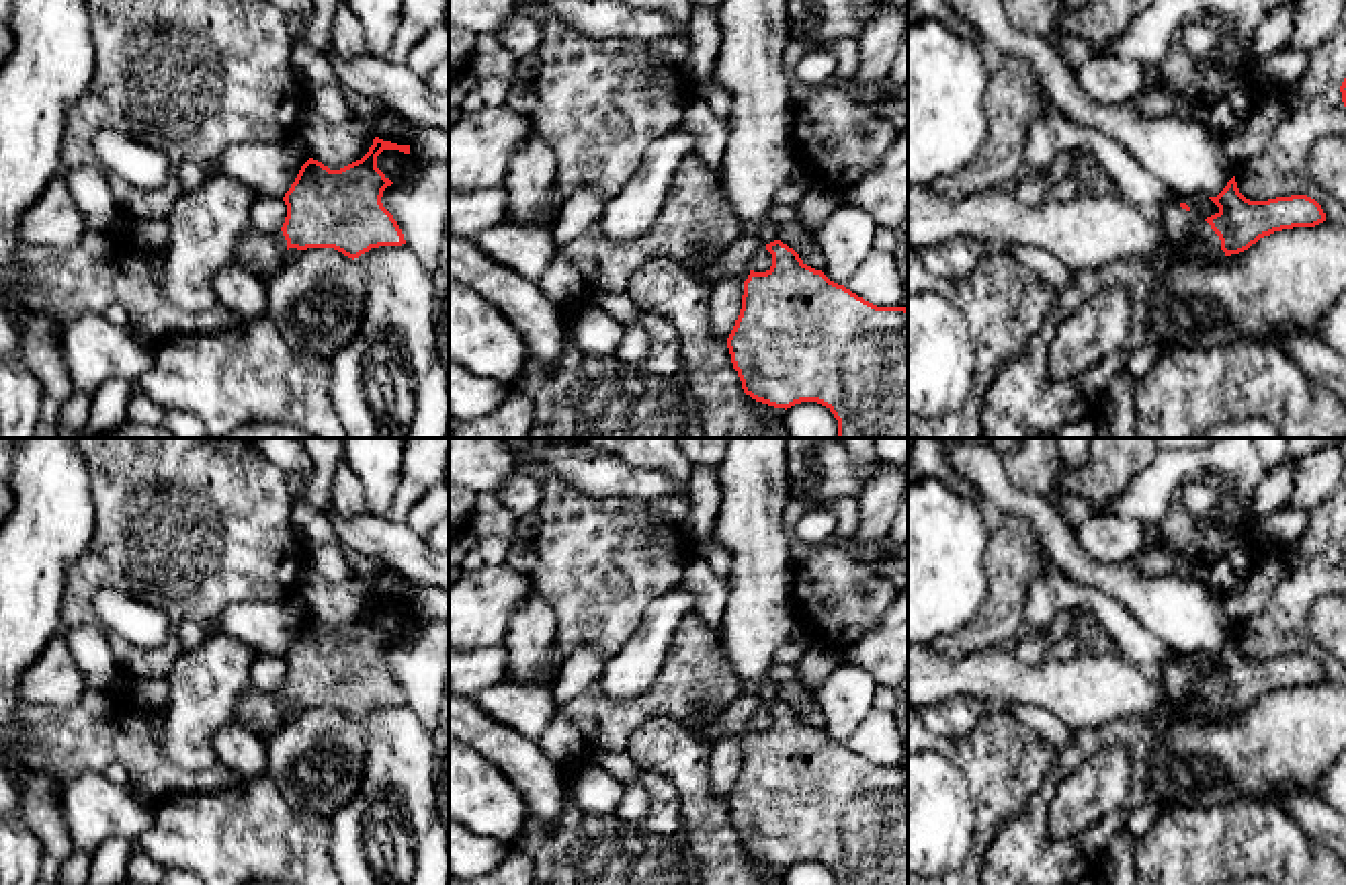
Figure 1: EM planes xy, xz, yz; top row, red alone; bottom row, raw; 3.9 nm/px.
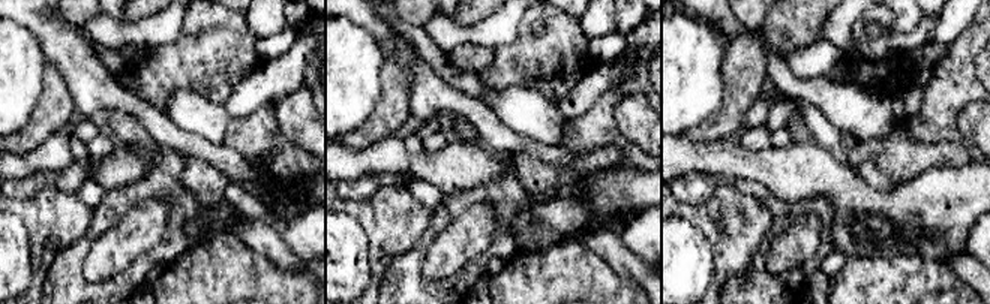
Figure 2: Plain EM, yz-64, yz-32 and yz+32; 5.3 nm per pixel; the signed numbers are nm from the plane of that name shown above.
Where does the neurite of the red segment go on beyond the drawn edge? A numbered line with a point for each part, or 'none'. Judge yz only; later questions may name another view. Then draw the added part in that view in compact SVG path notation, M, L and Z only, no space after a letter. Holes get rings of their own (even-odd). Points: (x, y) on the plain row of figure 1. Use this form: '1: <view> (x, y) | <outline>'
1: yz (1179, 683) | M1166 664L1162 676L1164 676L1162 684L1166 694L1182 713L1194 719L1213 721L1207 719L1205 715L1196 715L1190 709L1192 694L1198 694L1205 701L1221 707L1219 694L1211 688L1211 684L1205 678L1196 676L1192 670L1182 668L1180 664Z

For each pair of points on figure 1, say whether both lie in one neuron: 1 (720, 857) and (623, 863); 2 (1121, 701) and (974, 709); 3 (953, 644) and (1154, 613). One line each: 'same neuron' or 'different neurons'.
1: different neurons
2: different neurons
3: different neurons

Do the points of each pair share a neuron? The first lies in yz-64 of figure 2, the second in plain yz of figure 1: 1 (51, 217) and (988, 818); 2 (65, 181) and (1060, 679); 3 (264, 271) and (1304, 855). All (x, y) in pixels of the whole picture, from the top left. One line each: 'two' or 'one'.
1: one
2: two
3: one

